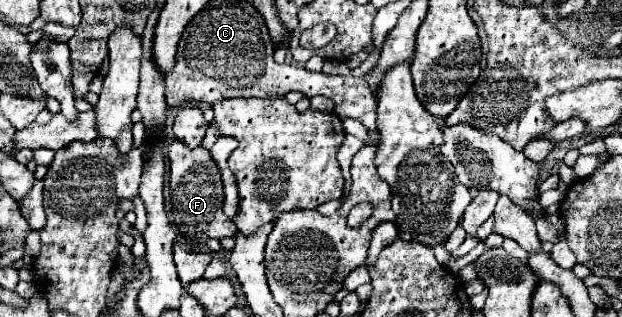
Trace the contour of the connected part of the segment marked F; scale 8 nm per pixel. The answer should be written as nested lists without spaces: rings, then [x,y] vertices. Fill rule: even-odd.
[[[173,142],[169,144],[169,162],[171,162],[171,214],[173,224],[177,226],[179,234],[191,244],[199,246],[211,238],[223,240],[227,236],[235,236],[237,228],[221,210],[223,206],[223,184],[215,162],[205,148],[187,148],[185,144]]]

